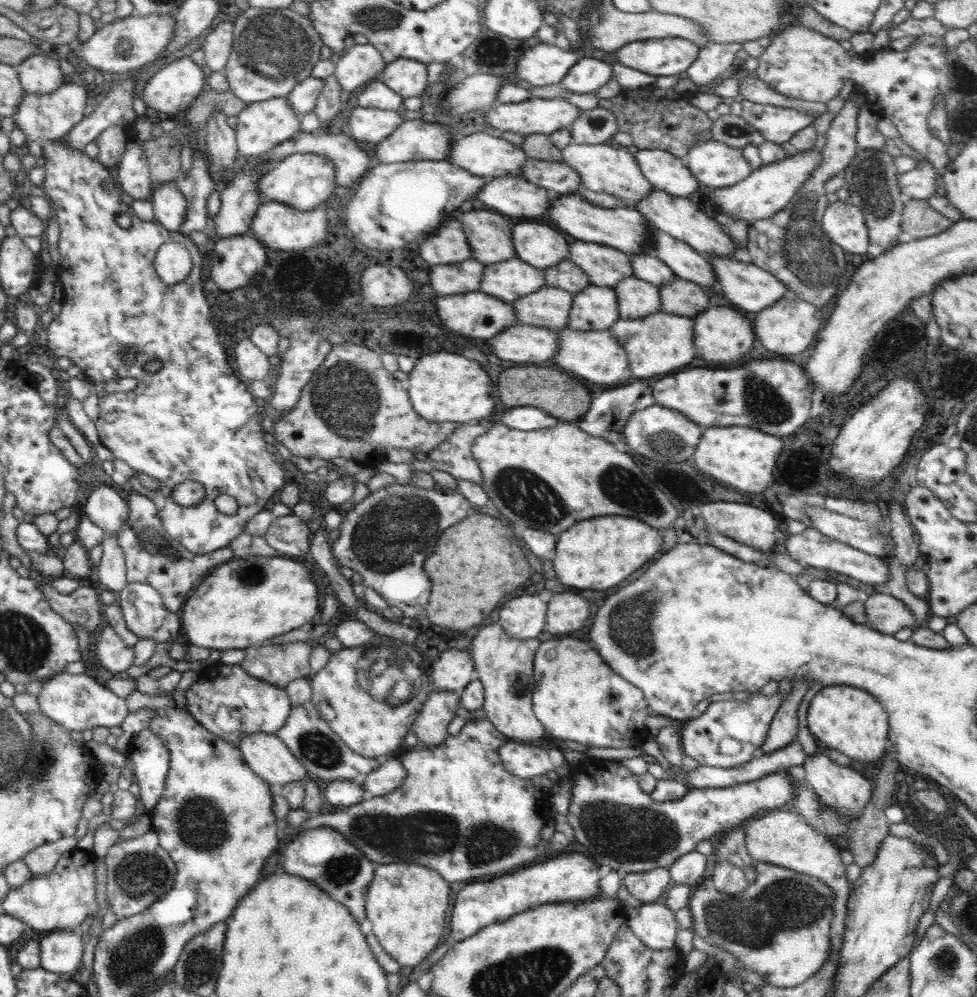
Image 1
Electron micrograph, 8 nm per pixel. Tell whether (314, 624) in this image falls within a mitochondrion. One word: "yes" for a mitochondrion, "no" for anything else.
no

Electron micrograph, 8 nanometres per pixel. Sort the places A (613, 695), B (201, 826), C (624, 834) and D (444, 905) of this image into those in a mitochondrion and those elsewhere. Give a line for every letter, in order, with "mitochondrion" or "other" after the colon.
A: mitochondrion
B: mitochondrion
C: mitochondrion
D: other

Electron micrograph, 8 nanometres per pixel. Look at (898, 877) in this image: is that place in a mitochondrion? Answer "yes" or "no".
no

